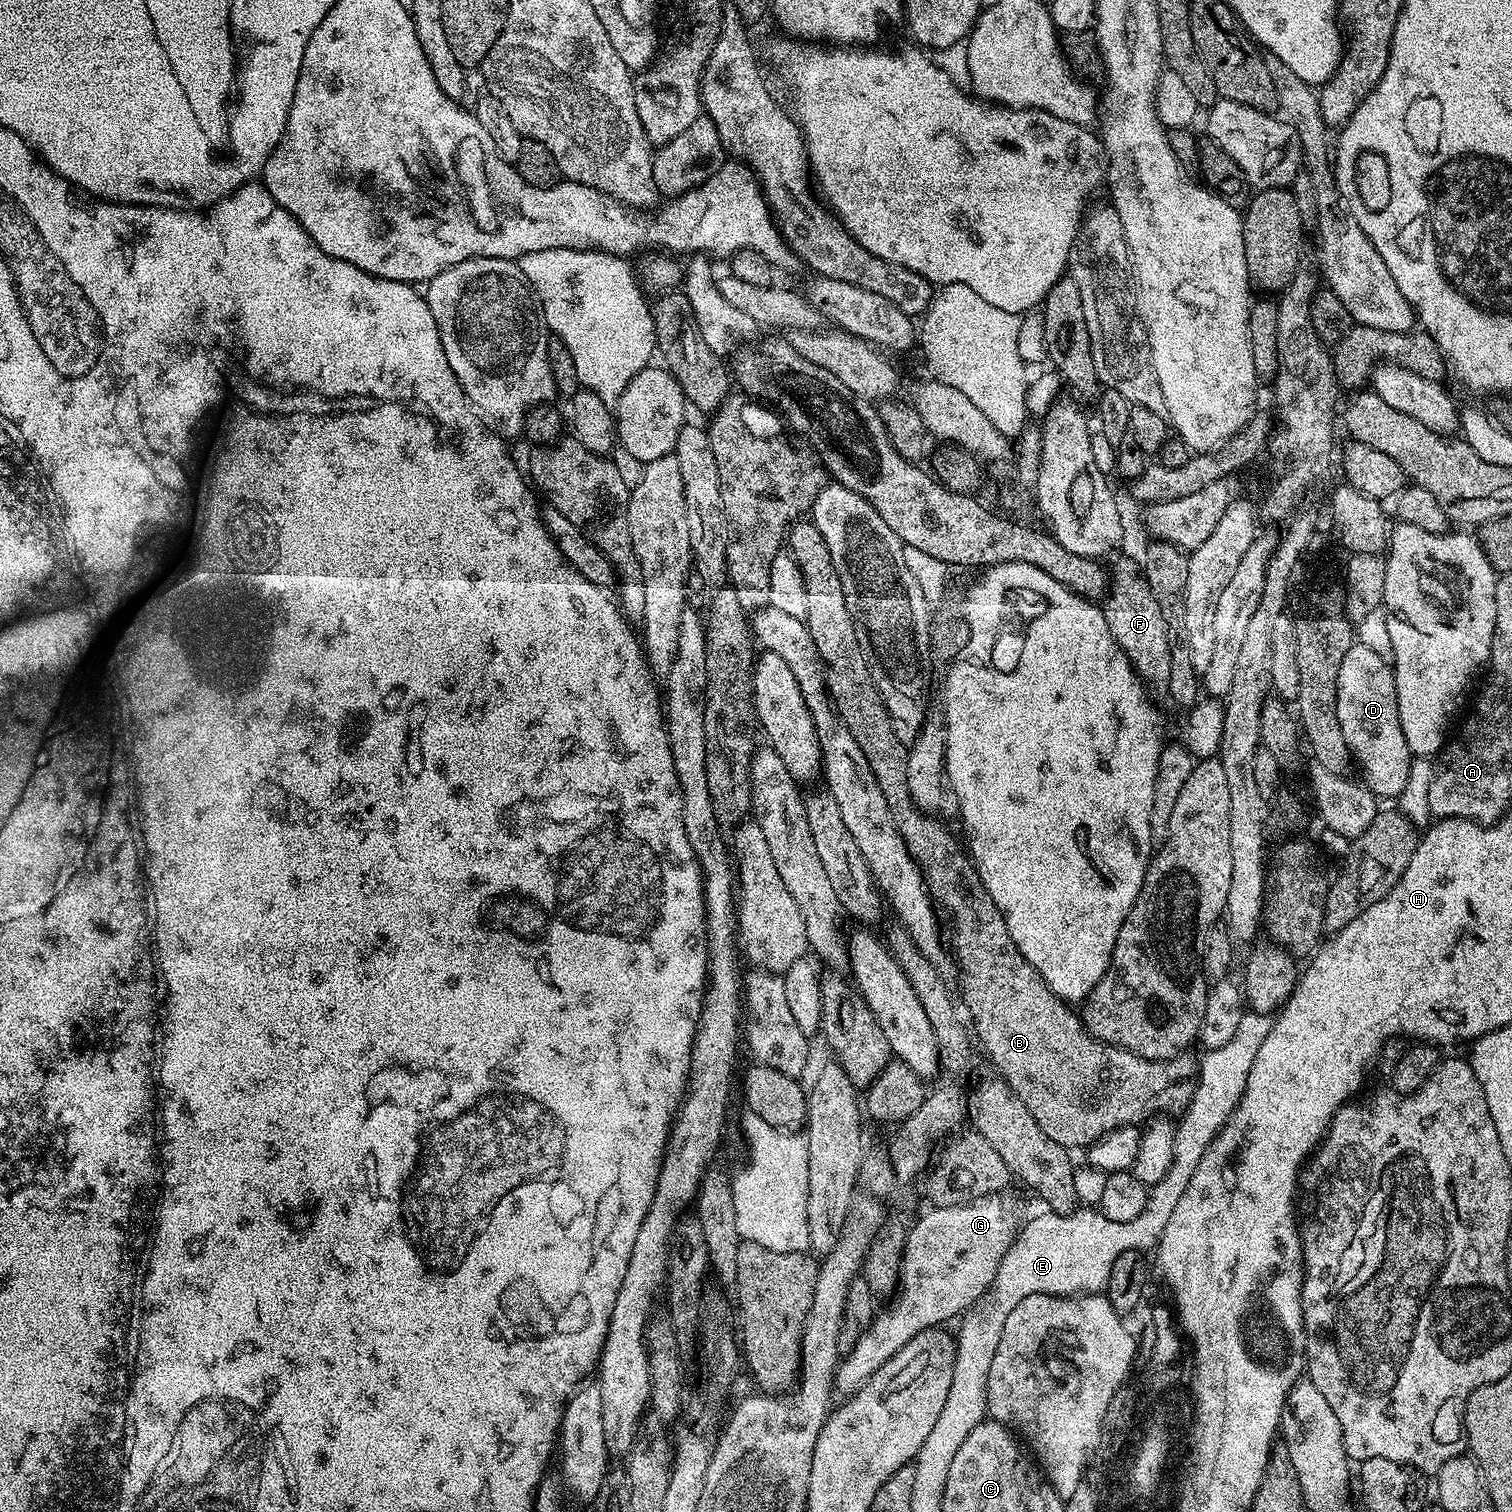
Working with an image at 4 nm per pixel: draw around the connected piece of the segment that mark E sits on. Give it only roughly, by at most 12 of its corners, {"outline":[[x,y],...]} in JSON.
{"outline":[[1252,1040],[1201,1055],[1170,1170],[1142,1211],[1044,1210],[987,1292],[1095,1293],[1152,1250],[1232,1117]]}

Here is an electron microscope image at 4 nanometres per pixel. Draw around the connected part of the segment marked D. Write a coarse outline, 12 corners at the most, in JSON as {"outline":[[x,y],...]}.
{"outline":[[1364,644],[1338,666],[1336,709],[1363,783],[1402,795],[1414,757],[1396,673]]}

